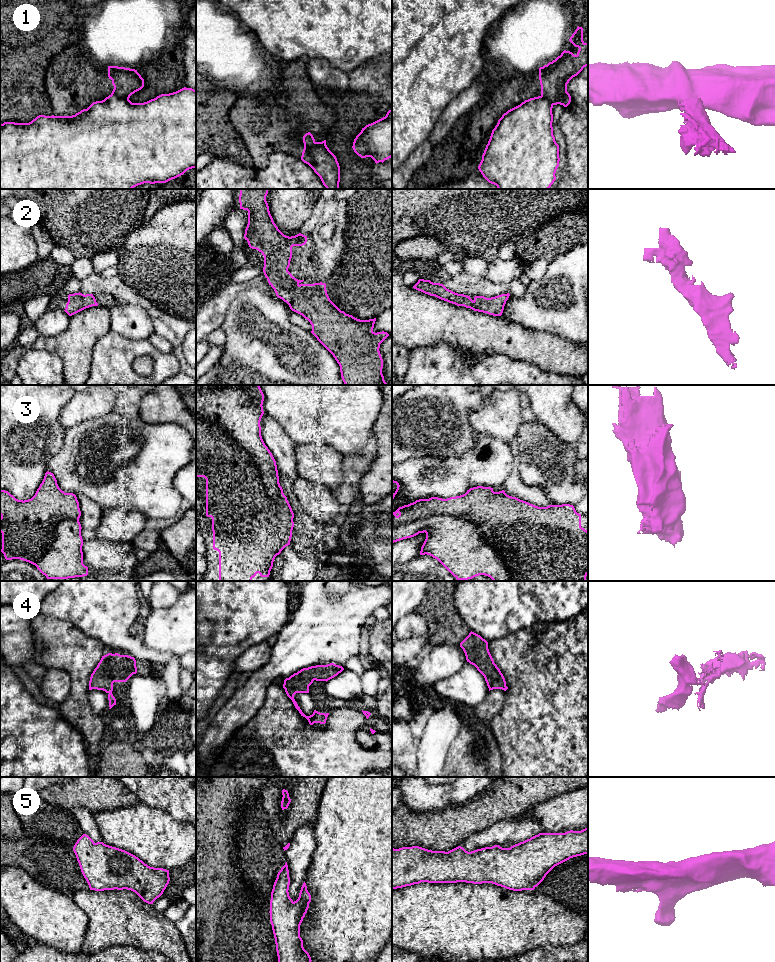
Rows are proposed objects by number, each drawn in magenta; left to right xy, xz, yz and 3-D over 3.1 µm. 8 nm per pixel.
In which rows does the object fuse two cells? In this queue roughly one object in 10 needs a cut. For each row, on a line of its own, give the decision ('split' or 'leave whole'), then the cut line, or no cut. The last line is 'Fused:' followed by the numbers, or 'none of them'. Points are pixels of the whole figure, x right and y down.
1: split | xy (111, 93), (128, 99)
2: leave whole | no cut
3: split | yz (392, 526), (436, 515), (471, 521), (499, 550), (512, 580)
4: leave whole | no cut
5: leave whole | no cut
Fused: 1, 3

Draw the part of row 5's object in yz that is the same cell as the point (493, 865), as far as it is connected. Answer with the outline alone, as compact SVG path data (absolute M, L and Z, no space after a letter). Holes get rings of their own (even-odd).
M588 828L565 833L539 833L510 848L499 845L471 852L458 846L448 852L419 846L392 848L392 890L428 883L492 883L513 891L534 890L557 865L588 854Z

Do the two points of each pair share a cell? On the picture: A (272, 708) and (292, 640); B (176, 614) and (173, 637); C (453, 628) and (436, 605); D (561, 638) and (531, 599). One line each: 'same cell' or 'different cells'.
A: different cells
B: same cell
C: same cell
D: different cells

